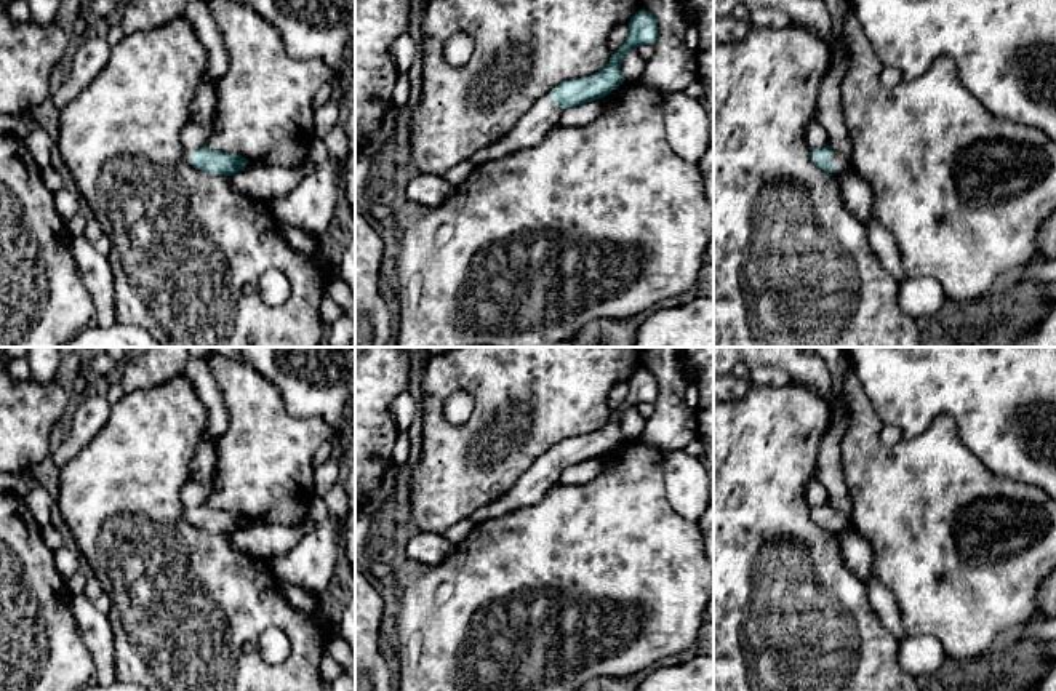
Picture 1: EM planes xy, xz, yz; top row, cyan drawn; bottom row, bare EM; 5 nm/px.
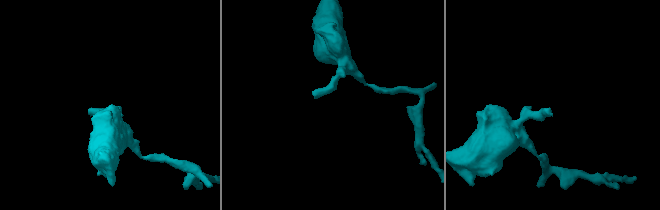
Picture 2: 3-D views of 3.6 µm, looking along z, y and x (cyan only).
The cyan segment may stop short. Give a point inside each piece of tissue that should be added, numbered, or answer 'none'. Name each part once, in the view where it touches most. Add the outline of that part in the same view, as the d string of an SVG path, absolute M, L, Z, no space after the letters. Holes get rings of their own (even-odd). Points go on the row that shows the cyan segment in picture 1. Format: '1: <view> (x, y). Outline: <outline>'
1: yz (842, 162). Outline: M832 149L832 154L830 154L830 160L837 166L837 174L842 174L843 171L851 168L850 157L845 157L840 152L834 150L834 149Z

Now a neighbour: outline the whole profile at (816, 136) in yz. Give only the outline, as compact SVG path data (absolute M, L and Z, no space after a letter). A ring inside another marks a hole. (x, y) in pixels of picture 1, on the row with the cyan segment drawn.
M813 118L811 123L808 125L805 139L811 149L829 146L829 133L816 118Z

